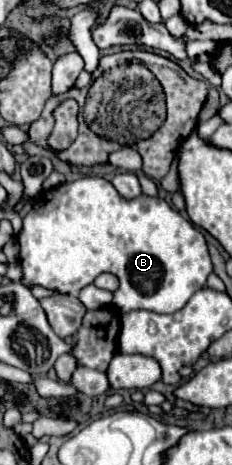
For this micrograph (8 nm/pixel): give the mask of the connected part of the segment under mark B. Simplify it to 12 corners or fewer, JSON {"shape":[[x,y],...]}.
{"shape":[[102,177],[34,197],[22,283],[114,273],[110,307],[174,313],[212,273],[160,197]]}

